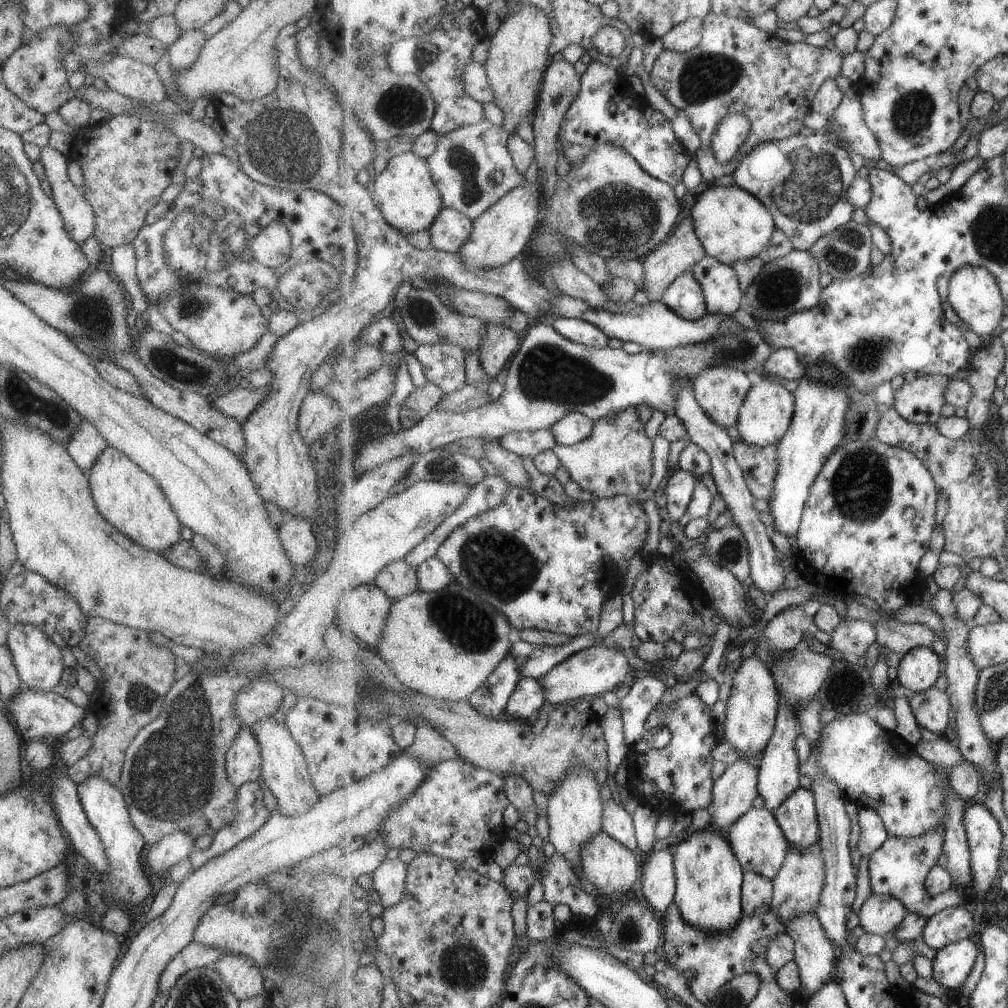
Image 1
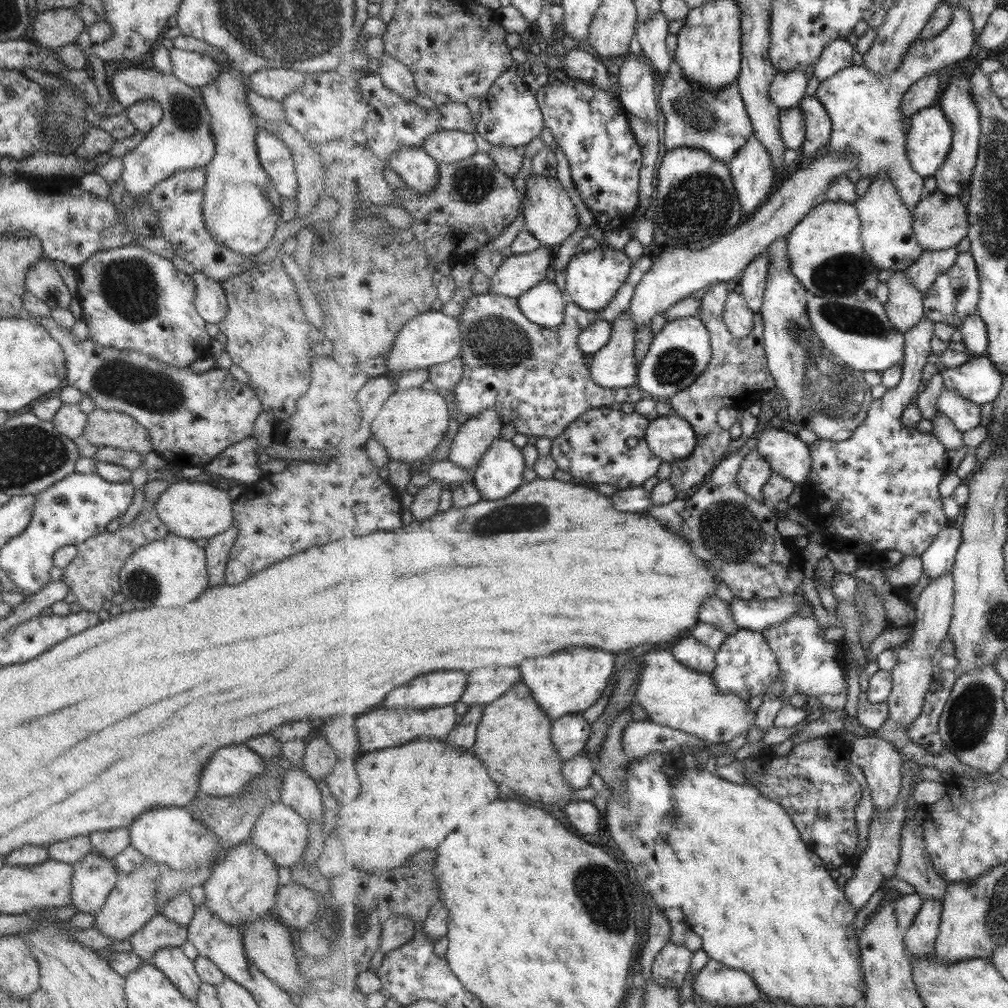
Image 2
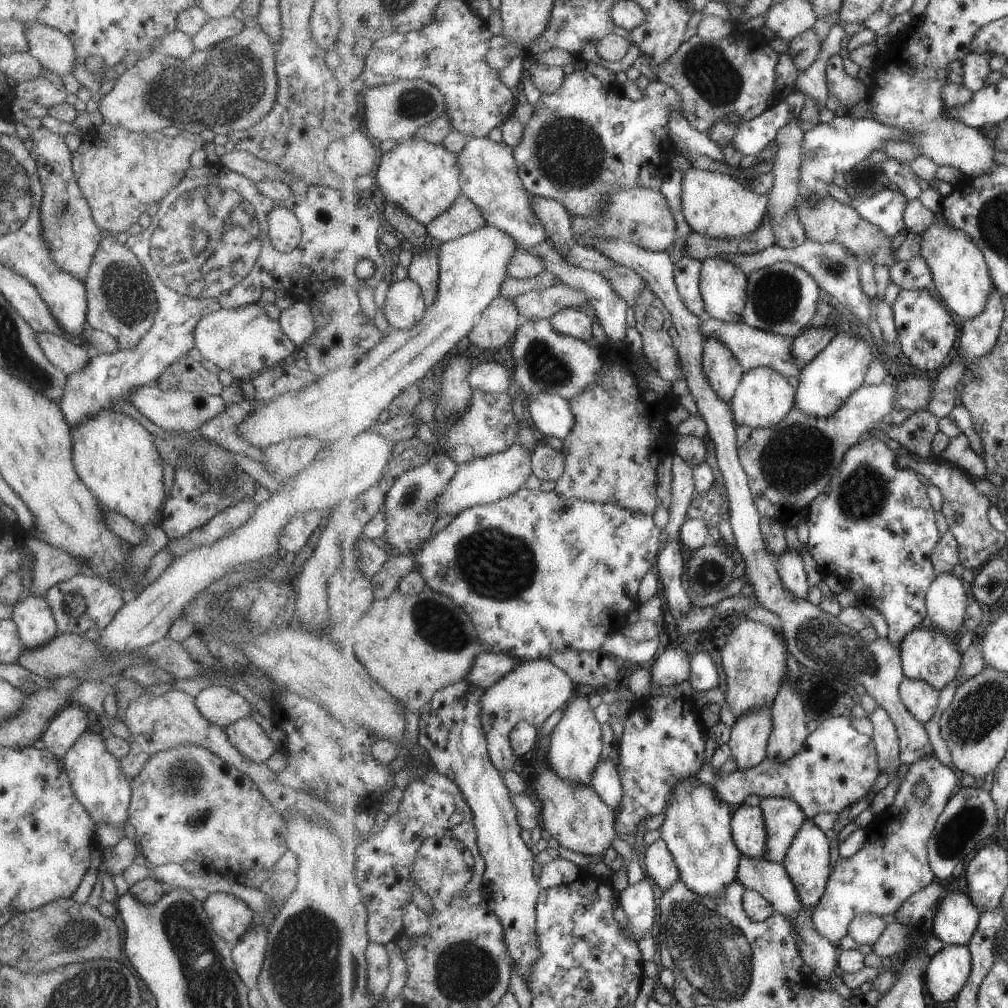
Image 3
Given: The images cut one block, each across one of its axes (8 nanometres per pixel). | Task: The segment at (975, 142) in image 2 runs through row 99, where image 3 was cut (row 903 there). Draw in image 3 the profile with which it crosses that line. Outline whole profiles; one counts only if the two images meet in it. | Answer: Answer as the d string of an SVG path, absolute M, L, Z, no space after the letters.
M946 894L934 911L933 936L945 945L968 945L978 932L982 914L969 894Z

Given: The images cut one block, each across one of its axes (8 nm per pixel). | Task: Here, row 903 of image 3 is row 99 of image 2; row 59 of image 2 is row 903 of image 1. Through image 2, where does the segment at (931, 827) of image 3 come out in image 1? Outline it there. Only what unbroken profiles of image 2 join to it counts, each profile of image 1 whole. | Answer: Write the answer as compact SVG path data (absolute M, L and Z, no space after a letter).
M945 828L931 830L921 837L898 838L890 837L881 848L870 856L869 871L872 893L899 898L909 912L931 919L935 914L949 908L963 906L969 899L961 896L956 888L939 895L931 895L926 886L930 871L938 865L944 856Z

